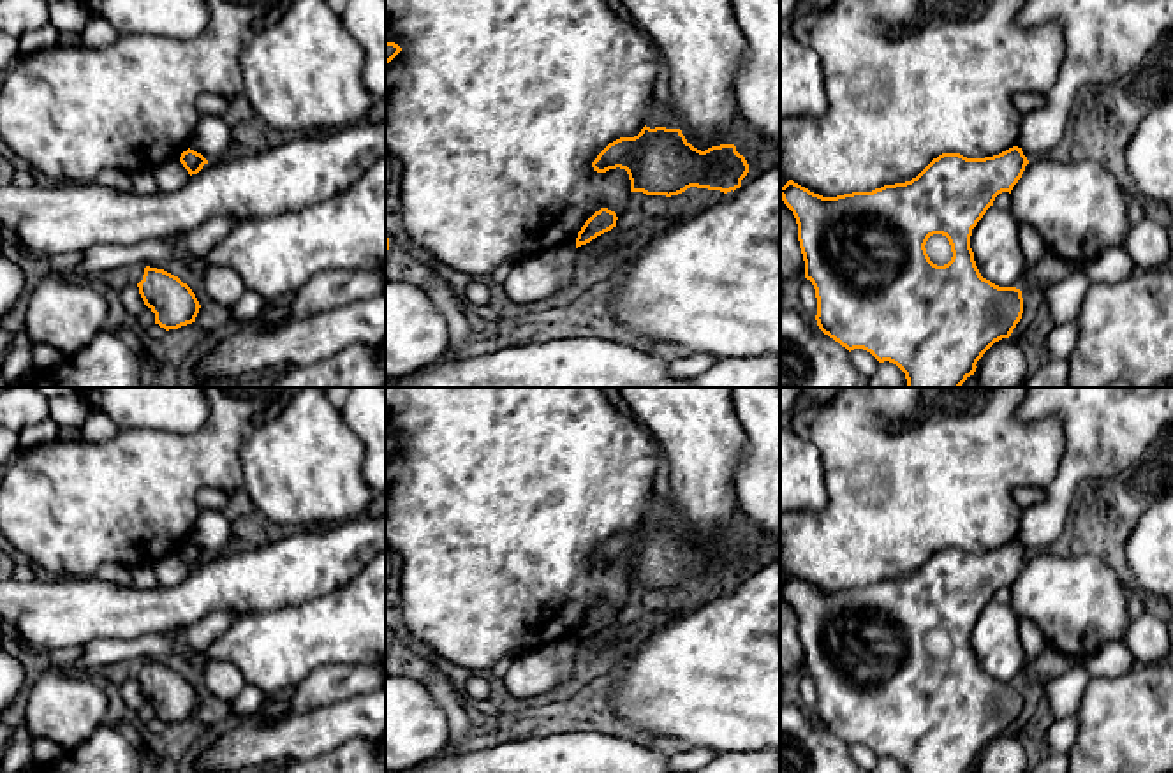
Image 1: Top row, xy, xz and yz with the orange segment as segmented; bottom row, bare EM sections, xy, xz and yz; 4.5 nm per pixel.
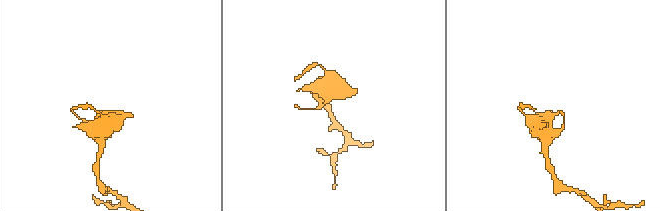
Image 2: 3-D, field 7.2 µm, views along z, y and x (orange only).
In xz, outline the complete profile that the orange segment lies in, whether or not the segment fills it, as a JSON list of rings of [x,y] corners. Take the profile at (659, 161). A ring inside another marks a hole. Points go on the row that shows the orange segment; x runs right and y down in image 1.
[[[643,127],[634,137],[609,143],[592,162],[594,171],[625,169],[631,192],[678,195],[690,187],[734,192],[749,164],[734,144],[694,148],[680,129]]]

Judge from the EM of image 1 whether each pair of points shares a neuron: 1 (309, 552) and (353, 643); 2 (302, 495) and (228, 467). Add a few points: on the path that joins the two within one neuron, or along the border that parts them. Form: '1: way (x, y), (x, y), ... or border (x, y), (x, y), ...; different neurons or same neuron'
1: border (363, 569), (323, 596), (289, 604); different neurons
2: border (249, 432), (240, 453), (240, 486); different neurons

